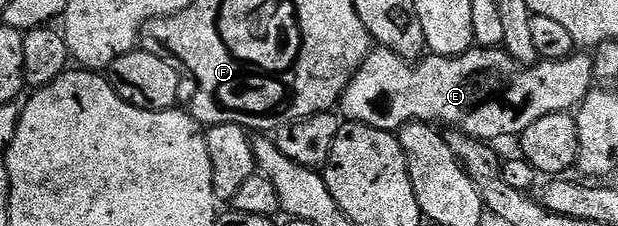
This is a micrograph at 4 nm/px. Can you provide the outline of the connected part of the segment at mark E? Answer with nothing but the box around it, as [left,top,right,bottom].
[341,46,593,141]

